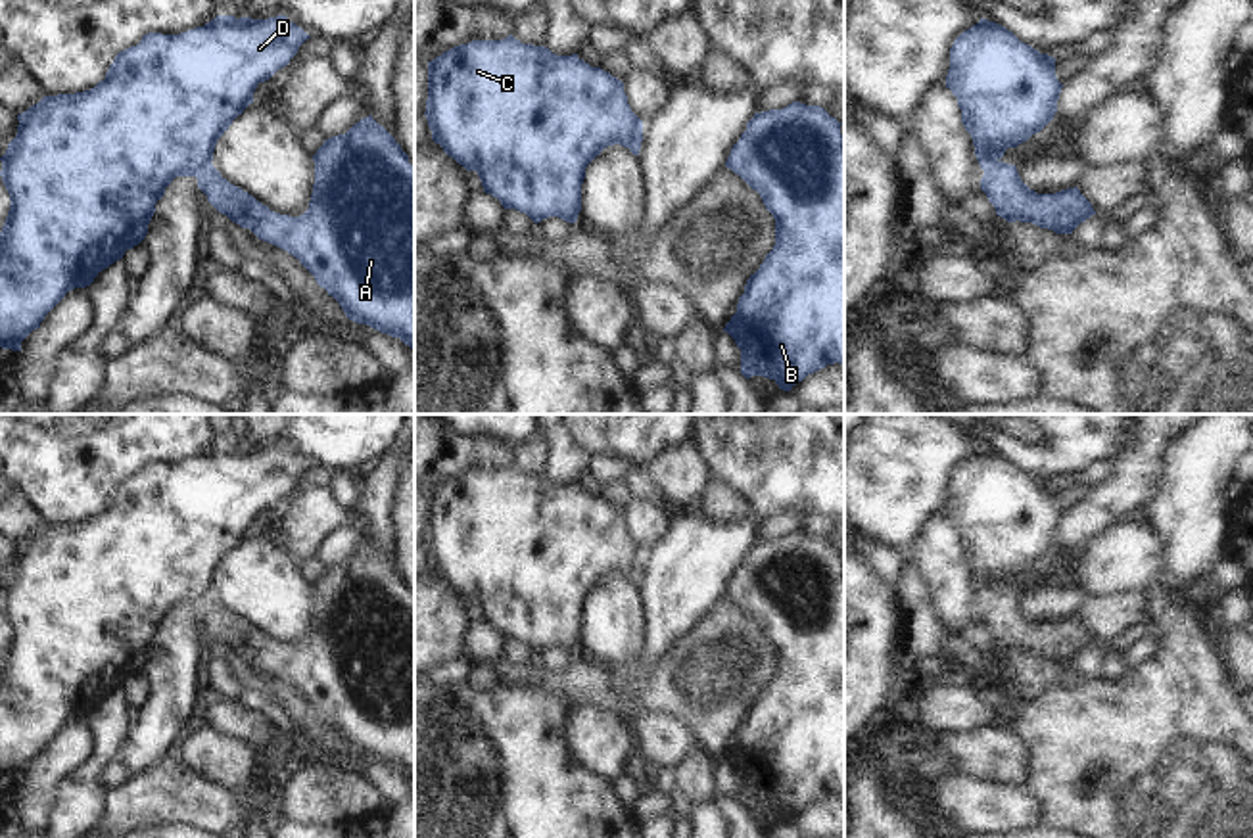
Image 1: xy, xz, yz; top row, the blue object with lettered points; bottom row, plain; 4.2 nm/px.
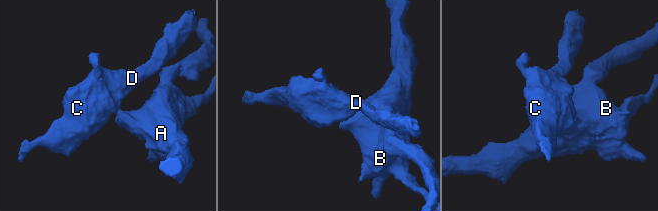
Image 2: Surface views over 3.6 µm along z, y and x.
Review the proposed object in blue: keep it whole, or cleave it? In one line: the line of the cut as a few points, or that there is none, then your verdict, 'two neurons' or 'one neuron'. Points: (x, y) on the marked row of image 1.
cut xz (641, 127), (628, 146); two neurons

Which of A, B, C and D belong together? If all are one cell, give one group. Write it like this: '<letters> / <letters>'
A B / C D

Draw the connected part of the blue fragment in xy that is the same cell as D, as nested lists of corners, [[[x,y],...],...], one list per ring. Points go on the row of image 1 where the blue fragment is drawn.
[[[217,15],[180,35],[148,33],[136,46],[119,52],[106,79],[75,94],[44,96],[17,115],[17,134],[2,161],[10,211],[0,232],[0,347],[21,351],[21,341],[75,288],[94,278],[138,245],[155,213],[155,203],[177,176],[200,176],[213,161],[217,140],[253,104],[259,82],[286,67],[311,38],[286,15],[251,19]]]

